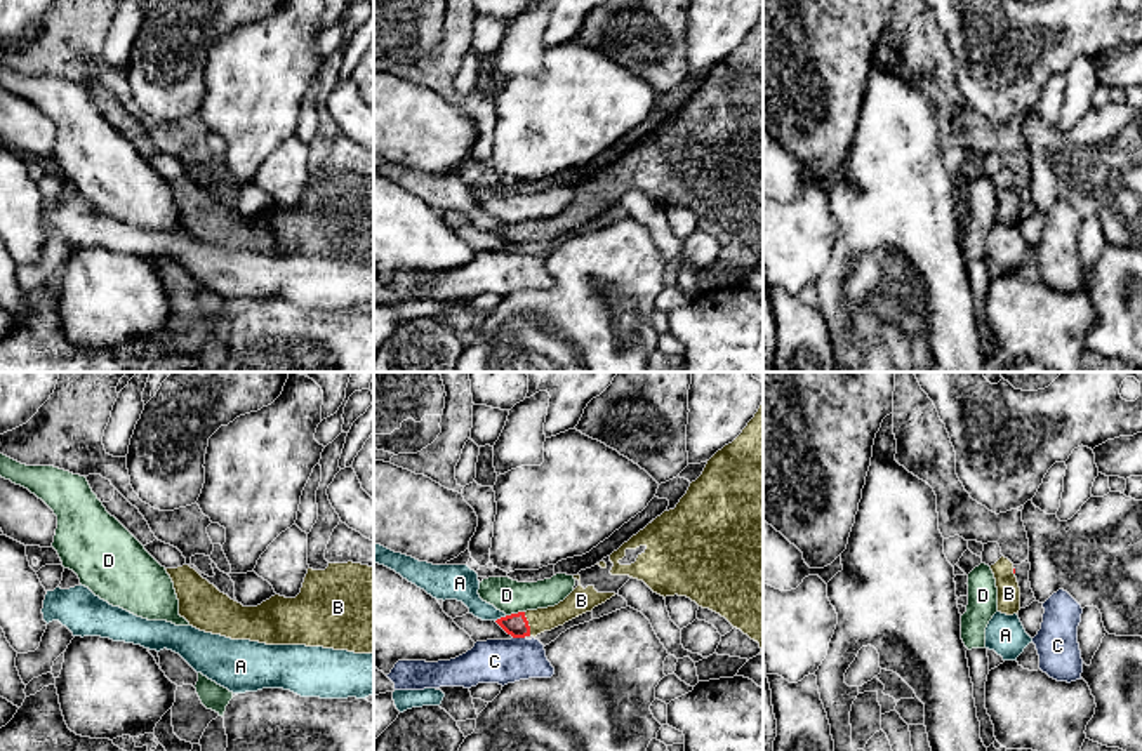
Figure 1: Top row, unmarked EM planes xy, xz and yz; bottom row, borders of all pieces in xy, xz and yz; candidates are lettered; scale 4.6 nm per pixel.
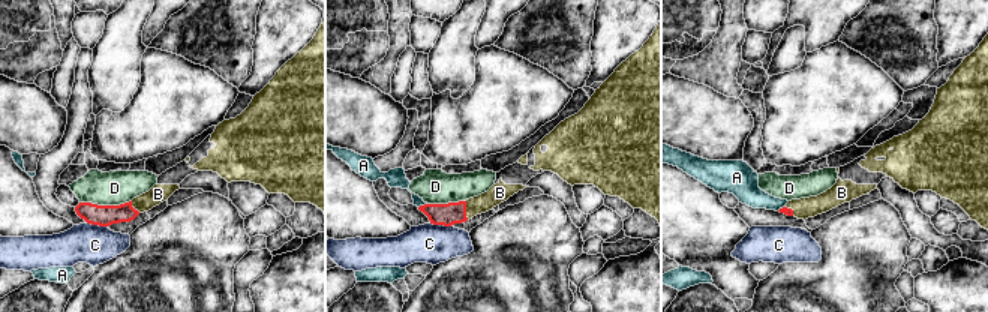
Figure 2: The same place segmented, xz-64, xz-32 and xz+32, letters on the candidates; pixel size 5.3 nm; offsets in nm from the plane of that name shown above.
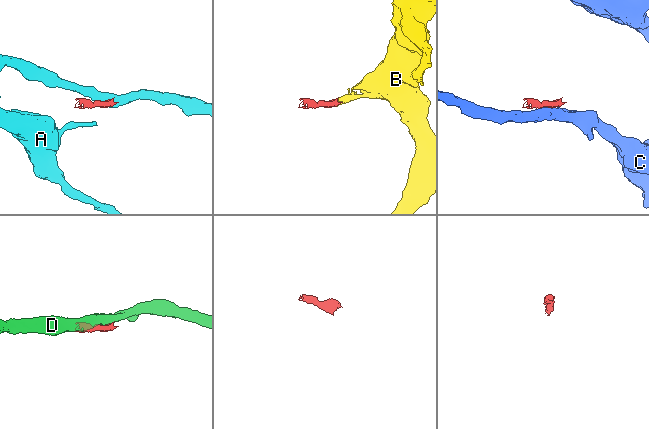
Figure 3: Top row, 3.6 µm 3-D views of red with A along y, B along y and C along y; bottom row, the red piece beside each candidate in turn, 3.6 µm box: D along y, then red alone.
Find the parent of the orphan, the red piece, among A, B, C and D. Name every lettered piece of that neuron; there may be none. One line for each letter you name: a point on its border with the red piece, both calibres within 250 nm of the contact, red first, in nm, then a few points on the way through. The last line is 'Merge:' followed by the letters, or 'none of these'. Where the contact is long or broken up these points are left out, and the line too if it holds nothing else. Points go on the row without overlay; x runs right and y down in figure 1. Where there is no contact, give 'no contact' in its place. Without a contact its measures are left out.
B: contact xz (527, 235); calibres 110 and 110 nm; way xz (515, 235), (527, 235), (557, 226), (576, 214)
Merge: B

